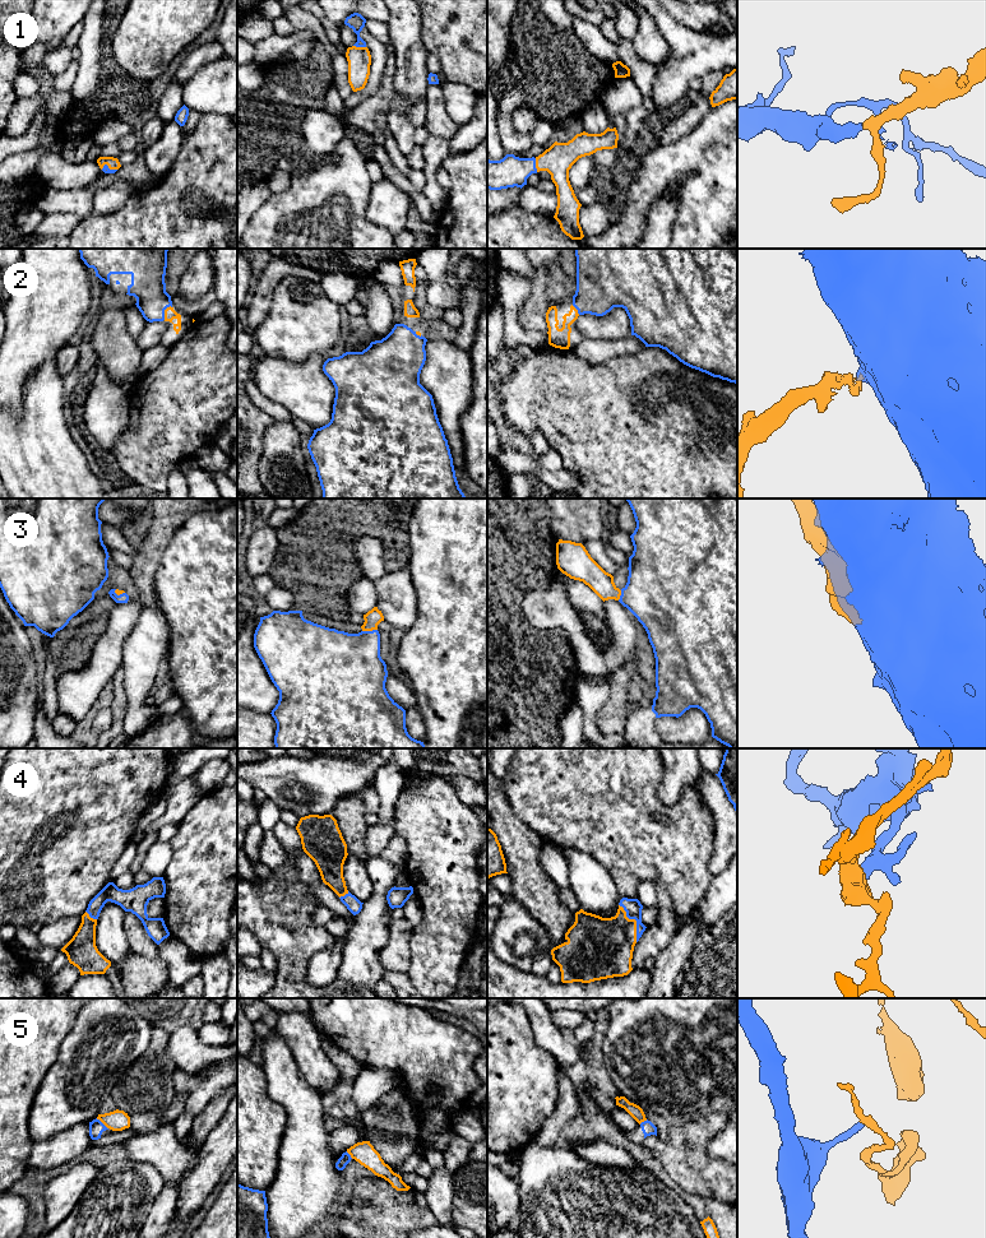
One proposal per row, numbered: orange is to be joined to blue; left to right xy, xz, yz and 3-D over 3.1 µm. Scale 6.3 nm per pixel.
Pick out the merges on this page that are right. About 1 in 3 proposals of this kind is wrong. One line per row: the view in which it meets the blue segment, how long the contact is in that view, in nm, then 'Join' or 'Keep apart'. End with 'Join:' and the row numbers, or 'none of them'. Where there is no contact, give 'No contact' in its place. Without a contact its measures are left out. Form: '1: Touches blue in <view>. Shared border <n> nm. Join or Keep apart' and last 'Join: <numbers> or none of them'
1: Touches blue in yz. Shared border 90 nm. Join
2: Touches blue in xy. Shared border 100 nm. Join
3: Touches blue in xz. Shared border 100 nm. Join
4: Touches blue in yz. Shared border 260 nm. Join
5: Touches blue in xy. Shared border 100 nm. Keep apart
Join: 1, 2, 3, 4

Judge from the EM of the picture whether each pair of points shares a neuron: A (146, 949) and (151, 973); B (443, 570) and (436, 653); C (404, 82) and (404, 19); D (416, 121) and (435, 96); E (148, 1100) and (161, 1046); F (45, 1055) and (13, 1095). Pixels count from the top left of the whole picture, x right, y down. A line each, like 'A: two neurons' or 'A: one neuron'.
A: two neurons
B: one neuron
C: one neuron
D: two neurons
E: one neuron
F: one neuron

